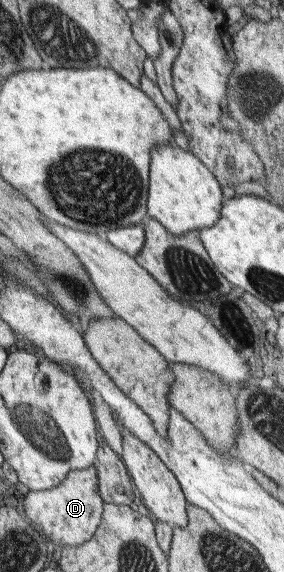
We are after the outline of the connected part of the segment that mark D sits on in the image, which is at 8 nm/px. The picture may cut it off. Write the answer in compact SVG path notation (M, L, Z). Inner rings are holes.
M94 465L86 469L73 469L67 478L52 489L24 491L23 508L30 523L38 525L43 535L54 545L82 546L90 541L101 524L104 501L98 487Z

